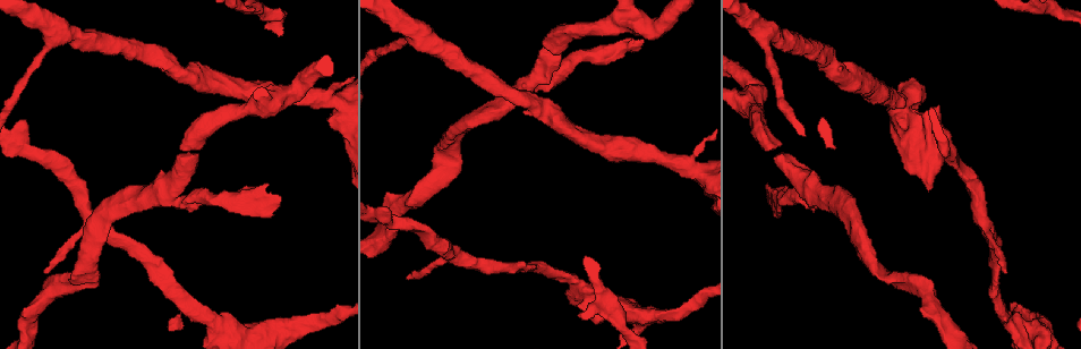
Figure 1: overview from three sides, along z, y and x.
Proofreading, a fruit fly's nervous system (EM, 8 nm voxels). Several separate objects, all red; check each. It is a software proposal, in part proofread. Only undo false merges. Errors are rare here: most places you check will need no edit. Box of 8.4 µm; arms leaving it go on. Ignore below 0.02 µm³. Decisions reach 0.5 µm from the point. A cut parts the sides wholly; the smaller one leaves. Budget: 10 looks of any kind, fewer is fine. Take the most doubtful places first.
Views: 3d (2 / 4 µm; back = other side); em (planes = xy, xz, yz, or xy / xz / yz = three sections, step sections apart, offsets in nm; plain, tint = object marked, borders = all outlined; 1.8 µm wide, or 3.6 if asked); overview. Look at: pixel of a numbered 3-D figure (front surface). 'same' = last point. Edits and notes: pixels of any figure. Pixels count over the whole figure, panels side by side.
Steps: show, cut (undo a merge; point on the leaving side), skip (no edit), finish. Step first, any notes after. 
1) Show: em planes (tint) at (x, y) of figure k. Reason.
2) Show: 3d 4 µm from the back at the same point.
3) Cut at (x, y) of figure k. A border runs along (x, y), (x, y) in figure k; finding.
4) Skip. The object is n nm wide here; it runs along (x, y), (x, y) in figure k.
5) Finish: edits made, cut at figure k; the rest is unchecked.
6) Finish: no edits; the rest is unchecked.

Show: 3d 2 µm at (579, 288) of figure 1. Sudden change in width.

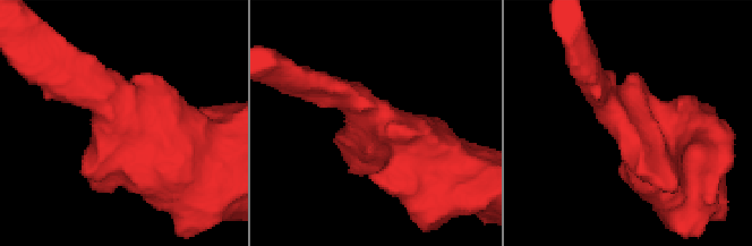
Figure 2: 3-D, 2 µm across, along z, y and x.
Show: em 3.6 µm planes (tint) at (128, 122) of figure 2.

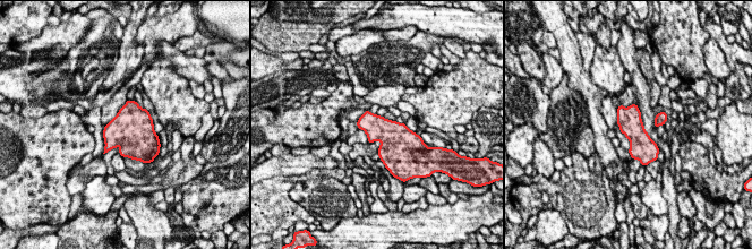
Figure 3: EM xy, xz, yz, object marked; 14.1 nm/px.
Skip. One neuron here.

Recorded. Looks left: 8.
Show: em yz step 8 (plain) at (651, 32) of figure 1. Abrupt turn.

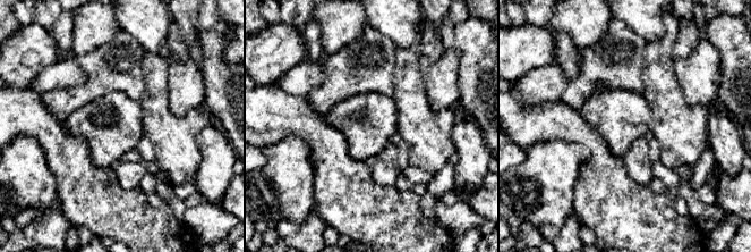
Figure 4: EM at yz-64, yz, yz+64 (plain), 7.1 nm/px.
Show: em yz step 8 (tint) at the same point. With the object marked.

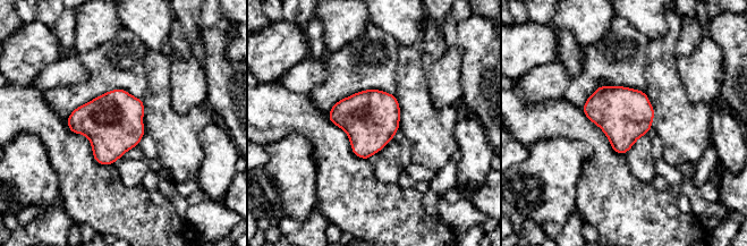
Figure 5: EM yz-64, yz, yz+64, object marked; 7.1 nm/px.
Skip. Continuous, no second neuron.

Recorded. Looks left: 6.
Show: em xy step 16 (tint) at (88, 268) of figure 1. Branch point.

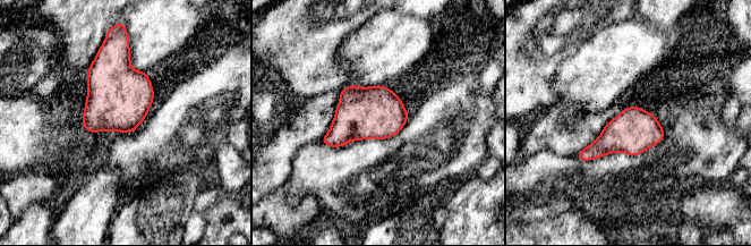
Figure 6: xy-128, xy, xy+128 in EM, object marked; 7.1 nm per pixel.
Show: em planes (tint) at the same point. Another direction.

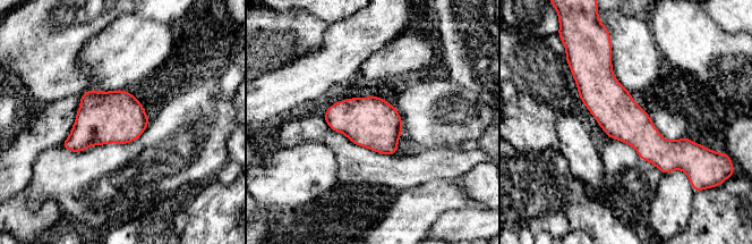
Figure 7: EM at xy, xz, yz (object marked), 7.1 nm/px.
Skip. One neuron here.

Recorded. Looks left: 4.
Show: 3d 2 µm at (421, 36) of figure 1. Three-way junction.

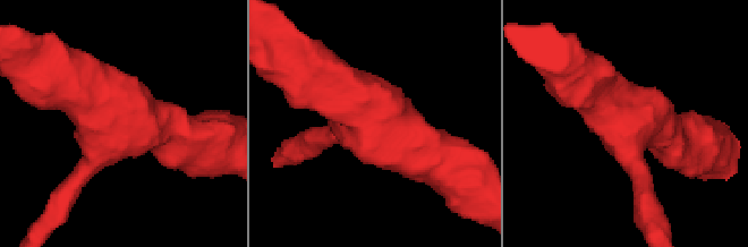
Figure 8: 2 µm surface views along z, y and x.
Show: em xy step 16 (borders) at (124, 120) of figure 8. 3 arms meet here; the arms are 180, 400, 420 nm wide; shape alone is not enough.

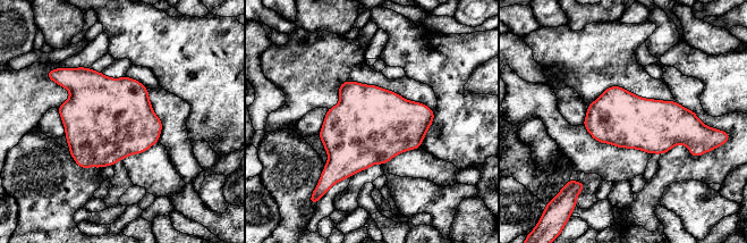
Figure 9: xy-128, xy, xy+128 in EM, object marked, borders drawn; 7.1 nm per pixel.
Skip. One neuron here.

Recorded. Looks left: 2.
Finish: no edits; the rest is unchecked.

